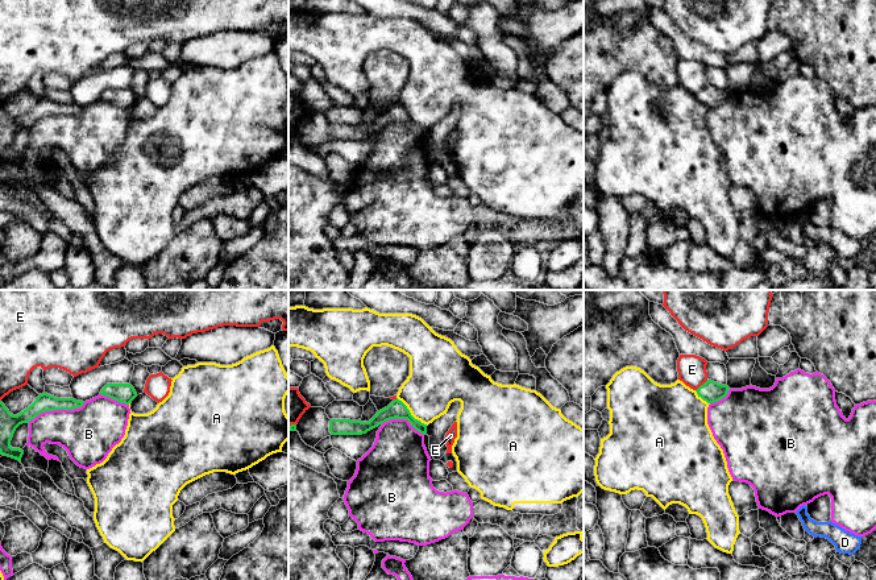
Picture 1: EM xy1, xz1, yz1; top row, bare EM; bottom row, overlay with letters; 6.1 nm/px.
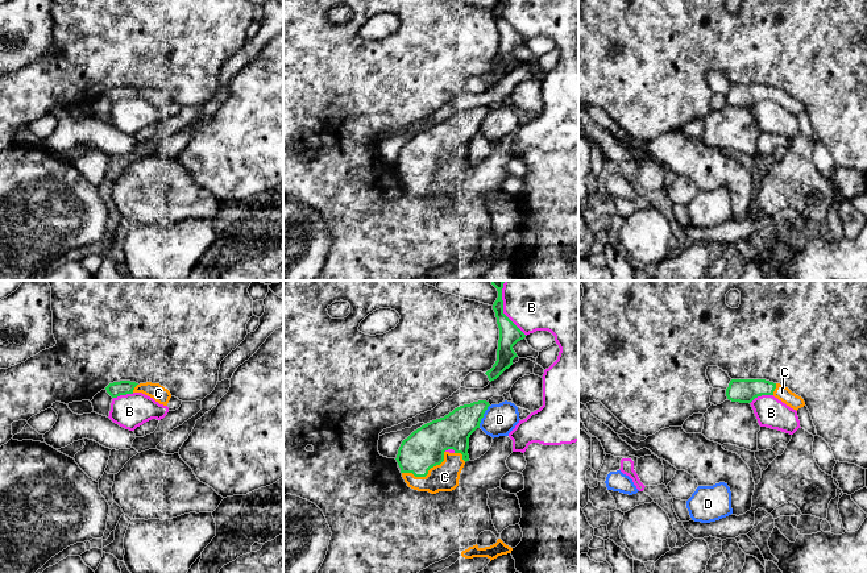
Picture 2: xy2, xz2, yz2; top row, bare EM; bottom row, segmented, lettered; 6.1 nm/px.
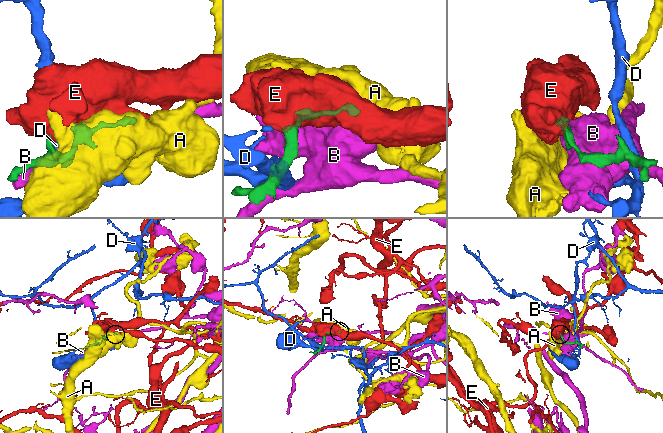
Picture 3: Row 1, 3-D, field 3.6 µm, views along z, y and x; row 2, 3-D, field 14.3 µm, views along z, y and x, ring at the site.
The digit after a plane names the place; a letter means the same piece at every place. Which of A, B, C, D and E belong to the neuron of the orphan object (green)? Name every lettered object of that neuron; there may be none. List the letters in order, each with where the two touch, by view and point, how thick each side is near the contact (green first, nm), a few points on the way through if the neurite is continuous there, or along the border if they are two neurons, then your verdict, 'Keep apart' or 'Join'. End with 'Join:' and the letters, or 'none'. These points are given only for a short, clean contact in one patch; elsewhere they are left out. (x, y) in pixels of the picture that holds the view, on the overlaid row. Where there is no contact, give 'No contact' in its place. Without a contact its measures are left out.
A: Touches green at xz1 (410, 414). Thickness 110 nm (green) against 320 nm. Boundary: xz1 (397, 397), (415, 418), (427, 425). Keep apart
B: Touches green at xy1 (55, 409). Thickness 110 nm (green) against 320 nm. Keep apart
C: Touches green at xz2 (427, 473). Thickness 240 nm (green) against 170 nm. Path across: xz2 (424, 448), (427, 473), (440, 473), (444, 477). Join
D: Touches green at xz2 (482, 416). Thickness 200 nm (green) against 190 nm. Keep apart
E: Touches green at yz1 (701, 385). Thickness 130 nm (green) against 180 nm. Keep apart
Join: C

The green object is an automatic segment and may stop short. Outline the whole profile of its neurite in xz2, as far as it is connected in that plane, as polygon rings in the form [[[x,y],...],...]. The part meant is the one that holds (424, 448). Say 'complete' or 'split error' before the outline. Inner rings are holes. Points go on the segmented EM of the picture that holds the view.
split error; [[[486,400],[460,406],[405,439],[395,460],[407,486],[431,494],[455,490],[469,461],[469,437],[489,406]]]

